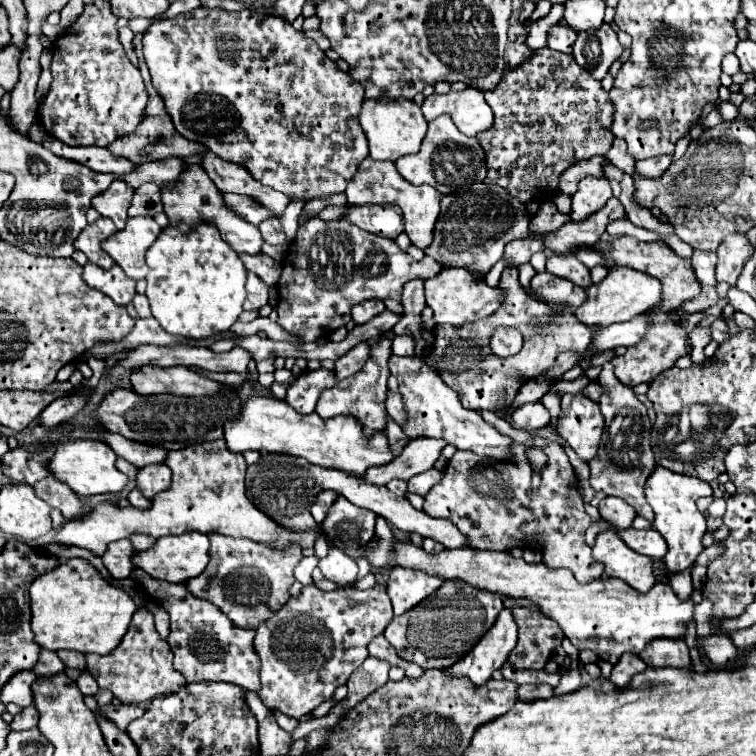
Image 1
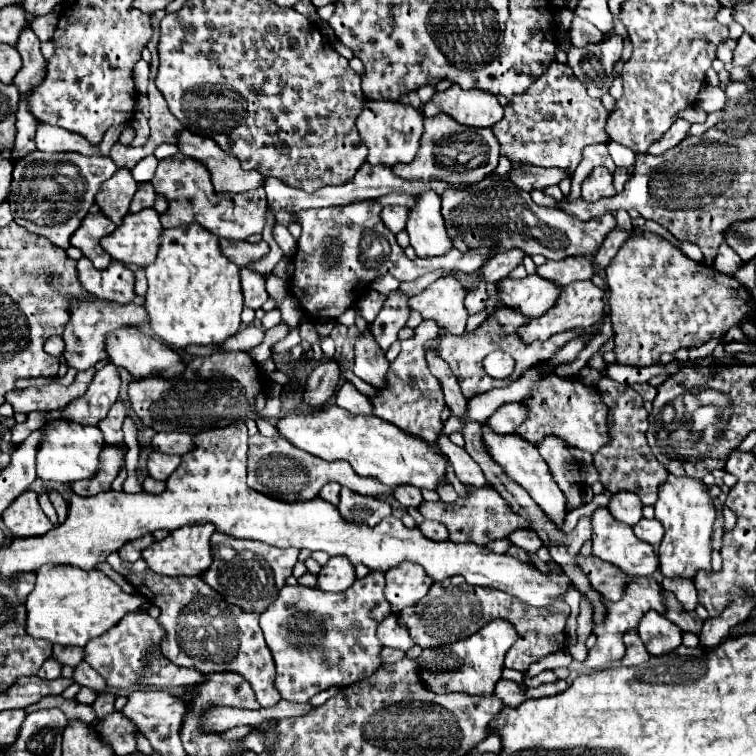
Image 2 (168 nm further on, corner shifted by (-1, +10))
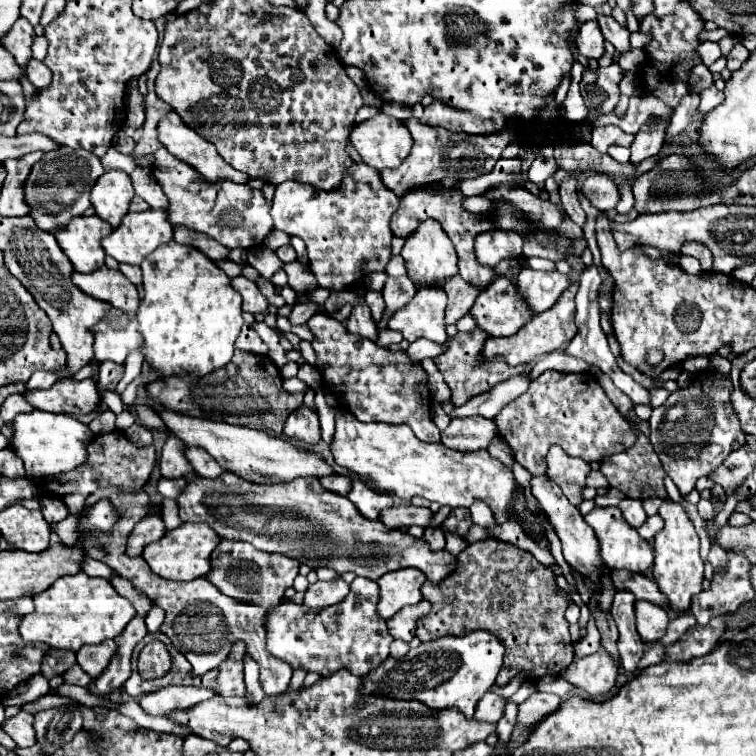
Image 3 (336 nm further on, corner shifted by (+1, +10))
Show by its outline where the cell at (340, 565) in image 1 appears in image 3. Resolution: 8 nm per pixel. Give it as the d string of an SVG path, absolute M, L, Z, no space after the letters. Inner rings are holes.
M335 576L333 580L327 580L327 582L319 580L319 582L311 584L305 592L303 604L311 610L319 610L319 608L341 602L347 594L349 594L349 584L341 576Z

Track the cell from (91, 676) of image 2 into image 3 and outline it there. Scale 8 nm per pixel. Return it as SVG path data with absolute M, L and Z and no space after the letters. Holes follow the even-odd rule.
M71 666L65 674L63 674L63 678L65 678L65 682L69 682L69 684L77 684L77 686L89 686L89 682L93 680L93 678L89 678L89 674L85 674L85 670L81 670L81 666Z

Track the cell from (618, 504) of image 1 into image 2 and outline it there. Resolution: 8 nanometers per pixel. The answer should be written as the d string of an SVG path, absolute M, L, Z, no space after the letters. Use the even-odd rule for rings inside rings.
M631 492L613 494L613 498L611 498L611 502L609 502L609 510L611 510L611 514L613 514L619 522L625 522L625 524L629 524L629 526L637 524L637 522L643 518L643 514L641 514L643 504L641 504L639 498L637 498L635 494L631 494Z

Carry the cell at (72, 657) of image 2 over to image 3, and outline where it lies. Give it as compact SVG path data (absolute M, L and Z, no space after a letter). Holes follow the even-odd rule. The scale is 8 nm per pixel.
M49 650L47 656L43 658L43 666L41 666L41 674L45 674L47 678L53 678L57 674L63 674L65 670L69 670L75 664L75 652L73 650Z

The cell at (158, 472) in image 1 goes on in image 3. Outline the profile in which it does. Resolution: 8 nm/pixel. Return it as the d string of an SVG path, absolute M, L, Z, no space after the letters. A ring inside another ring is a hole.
M167 438L163 450L161 450L161 460L159 460L161 476L165 478L181 478L183 474L191 472L191 464L183 456L183 442L179 438Z

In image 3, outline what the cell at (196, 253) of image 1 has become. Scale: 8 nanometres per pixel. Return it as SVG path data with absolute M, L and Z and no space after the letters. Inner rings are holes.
M175 240L149 254L141 270L145 298L137 320L145 340L145 360L153 370L165 378L183 374L199 378L223 368L233 358L233 344L243 326L242 297L233 290L231 278L201 250L181 246Z

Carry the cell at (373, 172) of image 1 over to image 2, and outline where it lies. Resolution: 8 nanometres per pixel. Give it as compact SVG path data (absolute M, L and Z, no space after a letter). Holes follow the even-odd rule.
M433 190L417 196L417 204L411 208L411 218L405 230L411 238L417 258L445 256L453 248L441 216L441 198Z

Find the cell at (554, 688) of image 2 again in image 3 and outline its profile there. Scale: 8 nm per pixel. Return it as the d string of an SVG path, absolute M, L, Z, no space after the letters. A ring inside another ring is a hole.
M535 690L523 704L519 704L519 714L517 714L517 726L513 730L511 742L509 742L509 752L513 748L517 748L525 736L527 736L527 728L535 726L537 720L545 718L545 714L557 710L557 706L561 704L561 698L557 694L549 694L549 692L539 692Z

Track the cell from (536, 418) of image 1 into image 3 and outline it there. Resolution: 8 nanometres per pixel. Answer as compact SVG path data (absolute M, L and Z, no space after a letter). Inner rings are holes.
M471 416L453 418L447 430L441 434L441 442L453 450L473 452L482 448L487 449L495 436L497 436L495 420L489 420L485 416Z

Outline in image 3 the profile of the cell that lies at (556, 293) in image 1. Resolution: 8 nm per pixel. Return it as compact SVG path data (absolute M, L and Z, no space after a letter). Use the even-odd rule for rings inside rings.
M503 276L479 294L469 312L475 316L477 326L489 336L511 336L535 316L527 308L525 298L517 294L517 286Z

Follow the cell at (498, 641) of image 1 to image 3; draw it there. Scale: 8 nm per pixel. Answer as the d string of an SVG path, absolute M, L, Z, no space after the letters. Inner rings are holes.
M477 630L465 636L445 636L421 644L409 650L403 658L387 658L377 670L371 670L365 678L363 694L381 694L399 700L419 700L433 710L459 708L467 718L473 716L477 702L495 684L497 672L501 670L505 644L489 634ZM423 692L423 694L421 694Z

